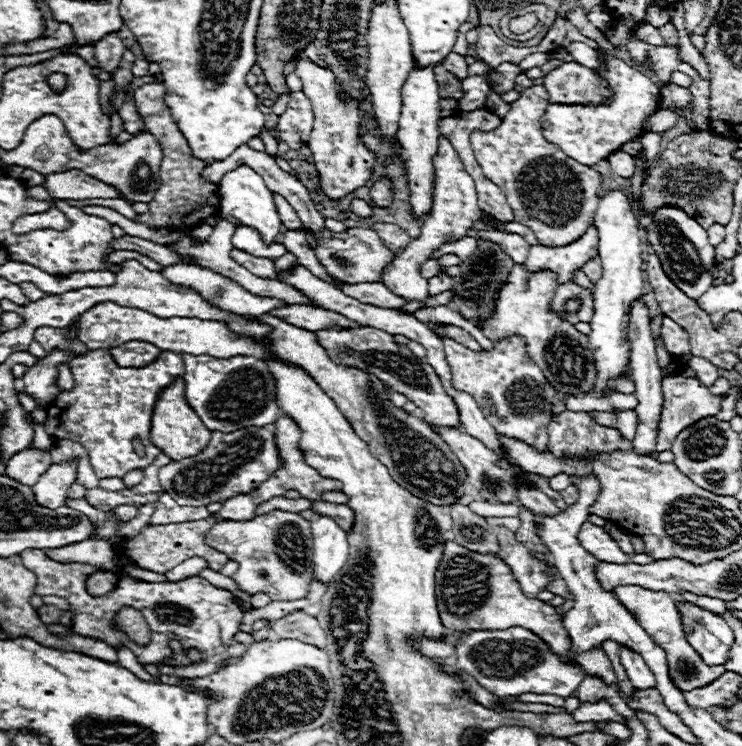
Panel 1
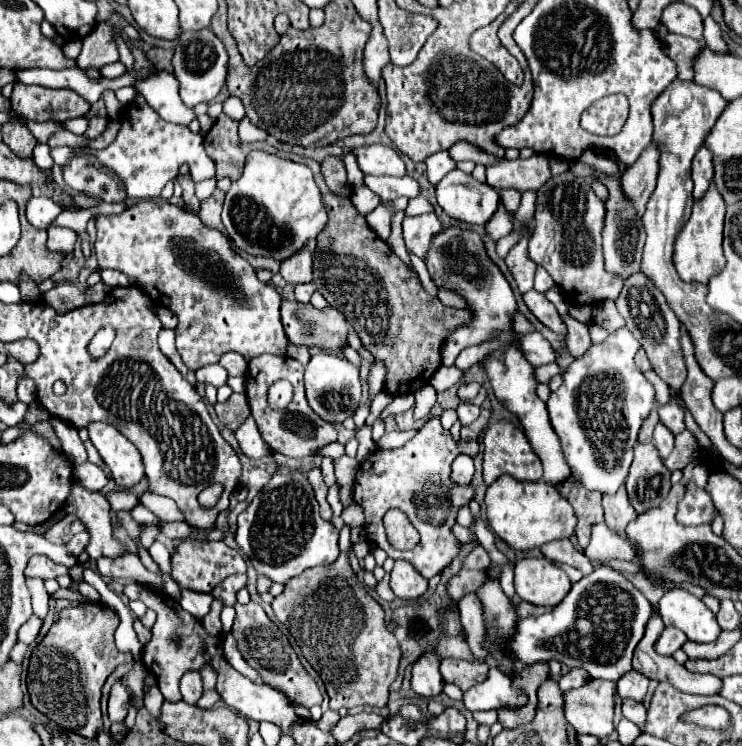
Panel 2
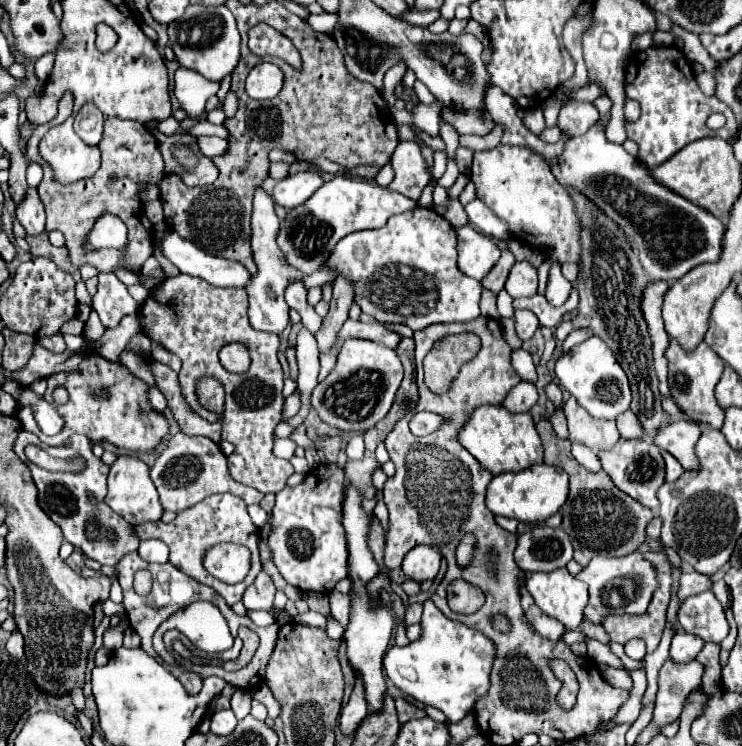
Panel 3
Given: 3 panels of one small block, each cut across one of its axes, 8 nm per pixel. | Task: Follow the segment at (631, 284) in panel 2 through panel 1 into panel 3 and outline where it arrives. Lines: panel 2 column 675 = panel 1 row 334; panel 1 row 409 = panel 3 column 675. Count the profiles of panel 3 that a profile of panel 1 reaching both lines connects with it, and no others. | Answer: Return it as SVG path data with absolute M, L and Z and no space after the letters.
M674 420L656 430L656 446L660 450L670 452L686 470L696 470L698 460L694 454L694 446L700 438L700 426L688 420Z

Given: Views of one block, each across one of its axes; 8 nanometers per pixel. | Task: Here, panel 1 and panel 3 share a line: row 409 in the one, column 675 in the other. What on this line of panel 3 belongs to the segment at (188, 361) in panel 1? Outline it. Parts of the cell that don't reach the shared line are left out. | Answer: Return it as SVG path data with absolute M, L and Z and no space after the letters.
M594 124L586 134L570 138L552 174L562 186L574 186L598 204L636 244L638 258L652 280L672 282L692 266L718 262L726 226L708 210L678 196L652 178L650 170L620 144L606 140L604 128Z

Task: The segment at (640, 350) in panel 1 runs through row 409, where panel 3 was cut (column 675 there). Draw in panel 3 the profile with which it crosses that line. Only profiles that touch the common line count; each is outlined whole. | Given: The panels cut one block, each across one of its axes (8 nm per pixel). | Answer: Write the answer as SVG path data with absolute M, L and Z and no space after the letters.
M680 630L674 638L672 638L672 646L670 646L670 658L676 662L690 662L696 658L696 654L702 650L704 642L698 636L692 636L684 630Z

